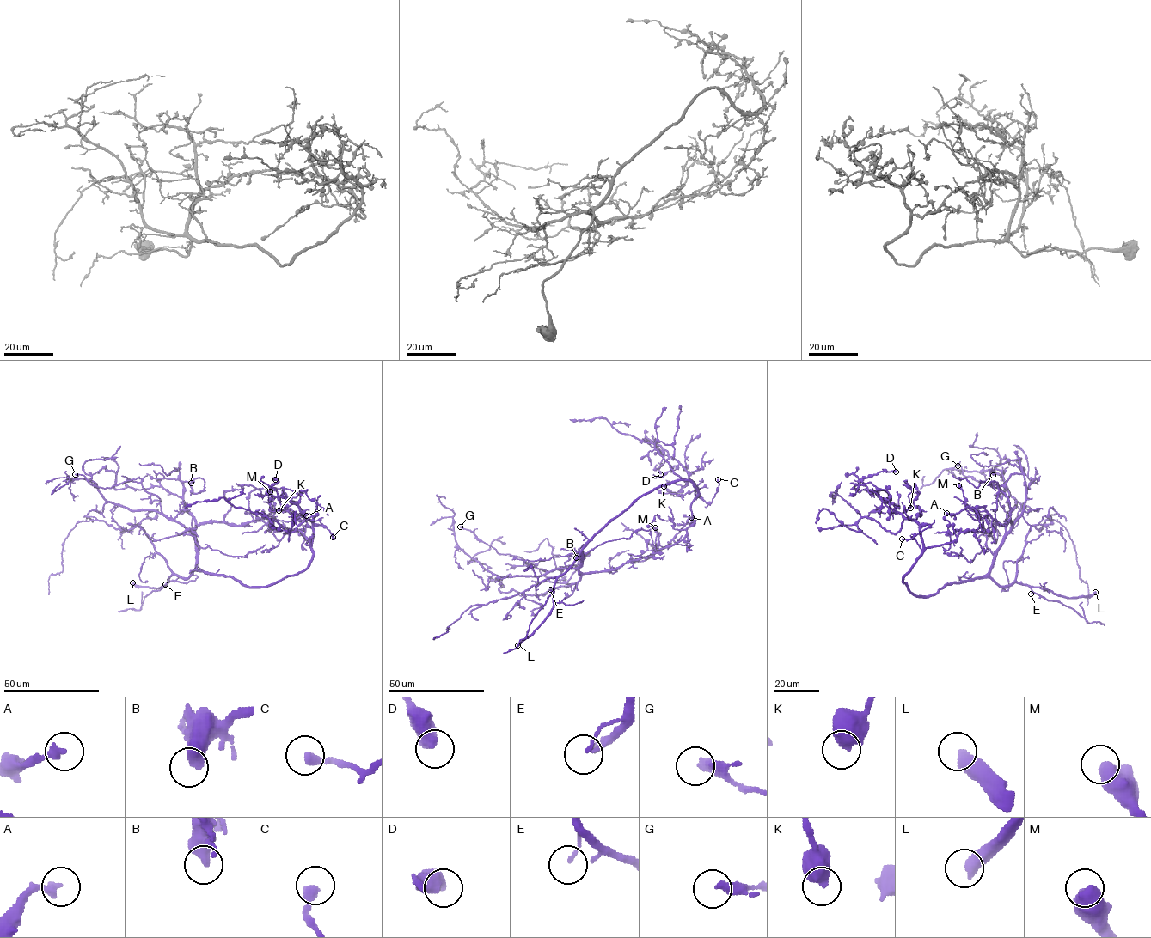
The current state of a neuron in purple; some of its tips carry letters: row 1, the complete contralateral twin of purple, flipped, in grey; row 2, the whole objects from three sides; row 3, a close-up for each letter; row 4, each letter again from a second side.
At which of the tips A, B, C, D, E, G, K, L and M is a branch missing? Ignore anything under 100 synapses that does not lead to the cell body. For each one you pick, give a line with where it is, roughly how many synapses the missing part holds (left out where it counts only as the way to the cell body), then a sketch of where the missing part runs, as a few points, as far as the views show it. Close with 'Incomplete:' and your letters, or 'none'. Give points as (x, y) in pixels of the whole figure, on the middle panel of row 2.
L: at (517, 645); missing branch runs (517, 645), (500, 655), (483, 654)
Incomplete: L

